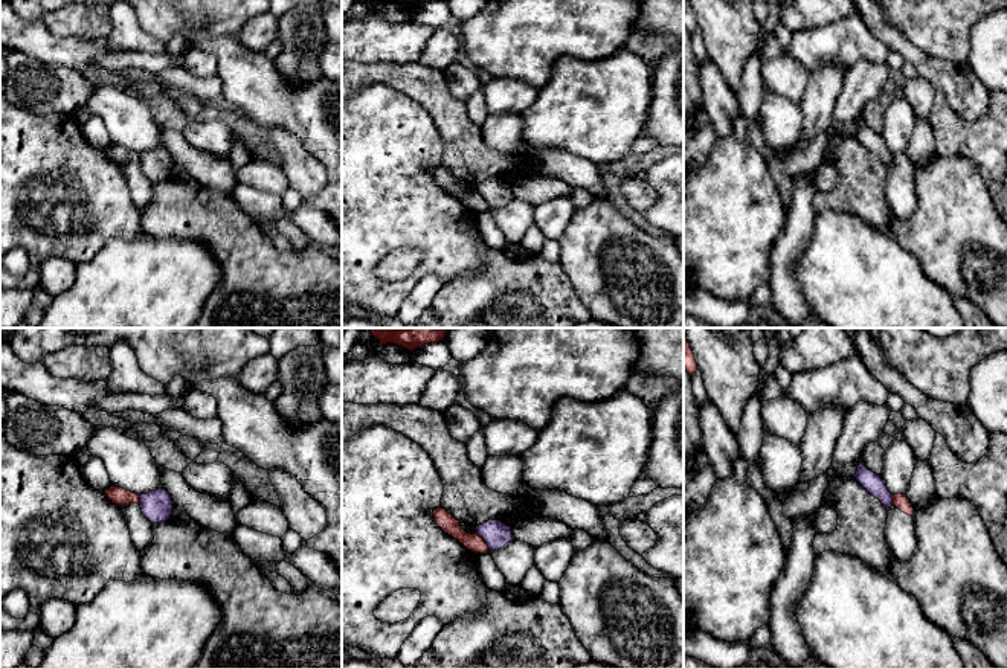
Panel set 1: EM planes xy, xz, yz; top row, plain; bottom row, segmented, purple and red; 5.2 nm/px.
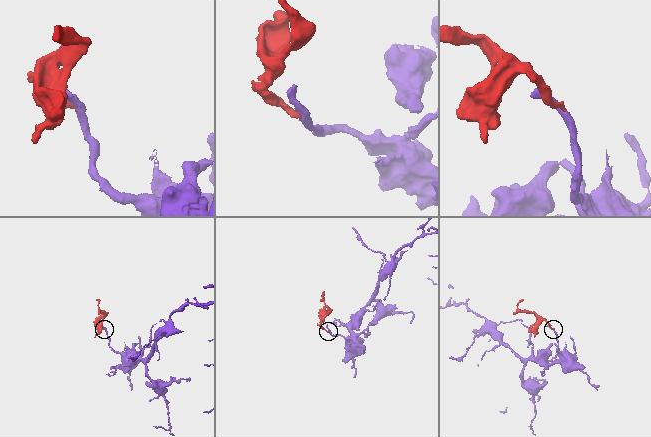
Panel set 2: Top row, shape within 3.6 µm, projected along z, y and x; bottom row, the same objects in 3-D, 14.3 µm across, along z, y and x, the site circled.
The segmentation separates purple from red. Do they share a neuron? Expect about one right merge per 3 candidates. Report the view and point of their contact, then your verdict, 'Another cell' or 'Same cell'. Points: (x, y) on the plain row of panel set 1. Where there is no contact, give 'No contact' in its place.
Touches purple at xz (484, 197). Another cell

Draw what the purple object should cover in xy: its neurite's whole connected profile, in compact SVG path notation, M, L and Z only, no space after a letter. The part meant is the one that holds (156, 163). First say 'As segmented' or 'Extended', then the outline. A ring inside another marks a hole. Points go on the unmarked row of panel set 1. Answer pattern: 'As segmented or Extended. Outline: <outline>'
As segmented. Outline: M166 148L139 153L142 172L151 181L166 180L172 172L172 160Z

